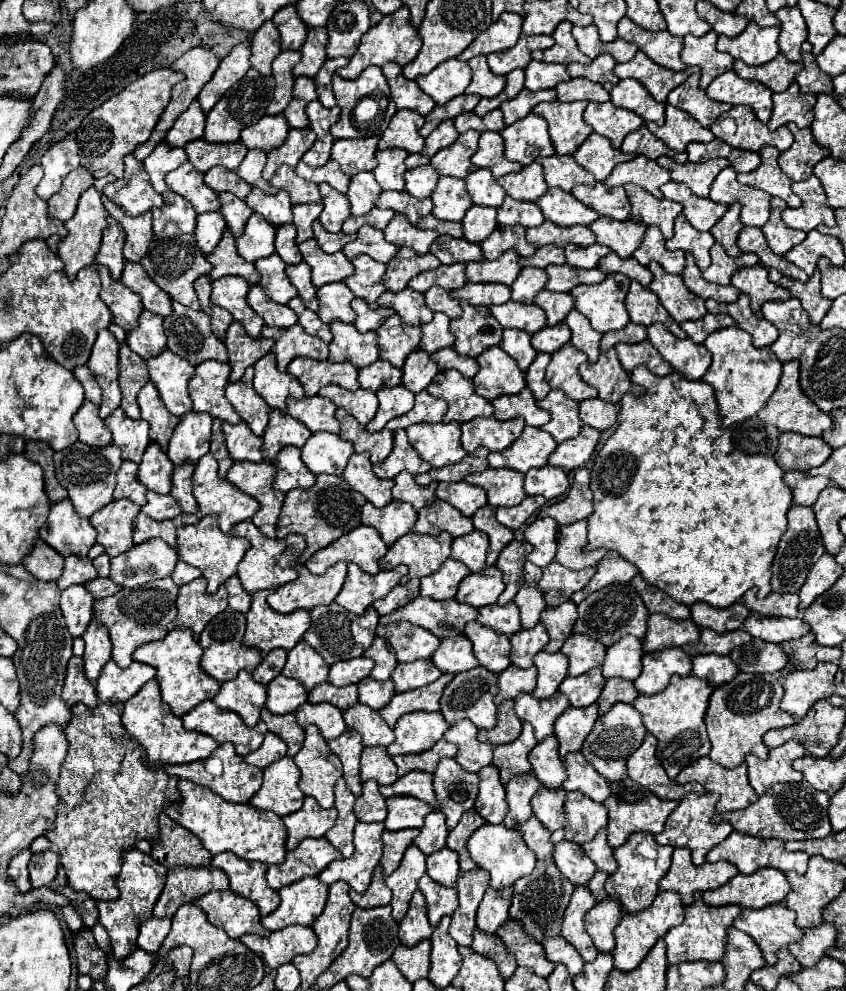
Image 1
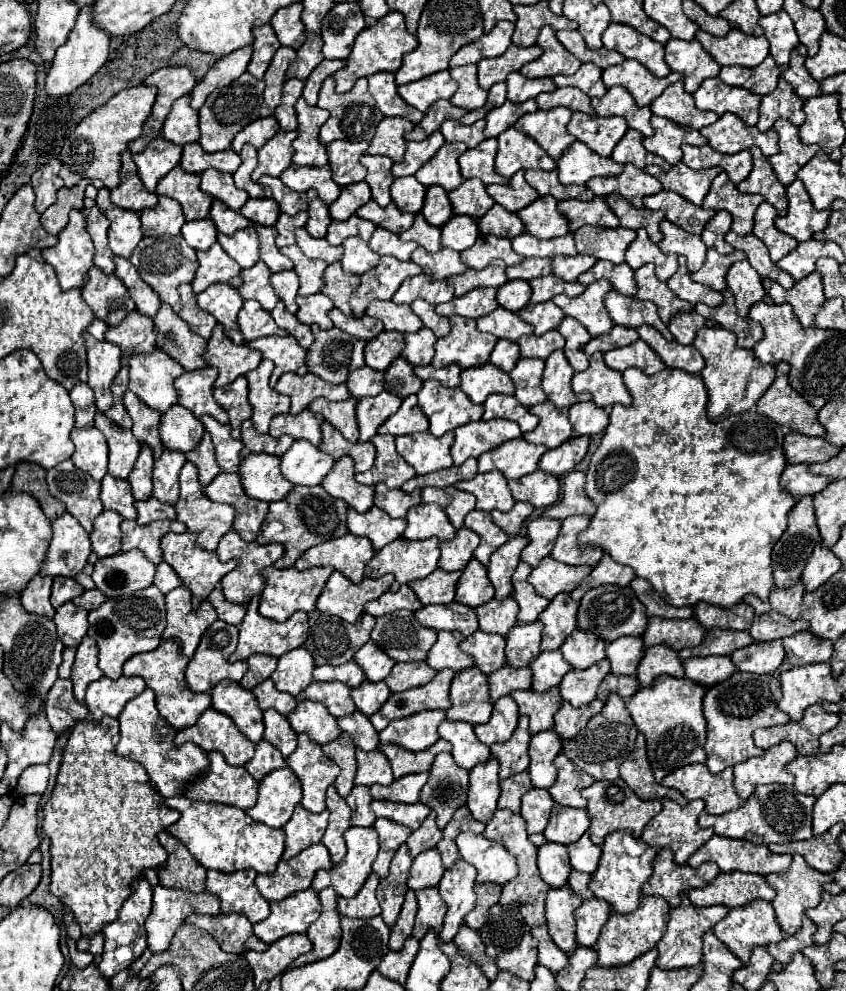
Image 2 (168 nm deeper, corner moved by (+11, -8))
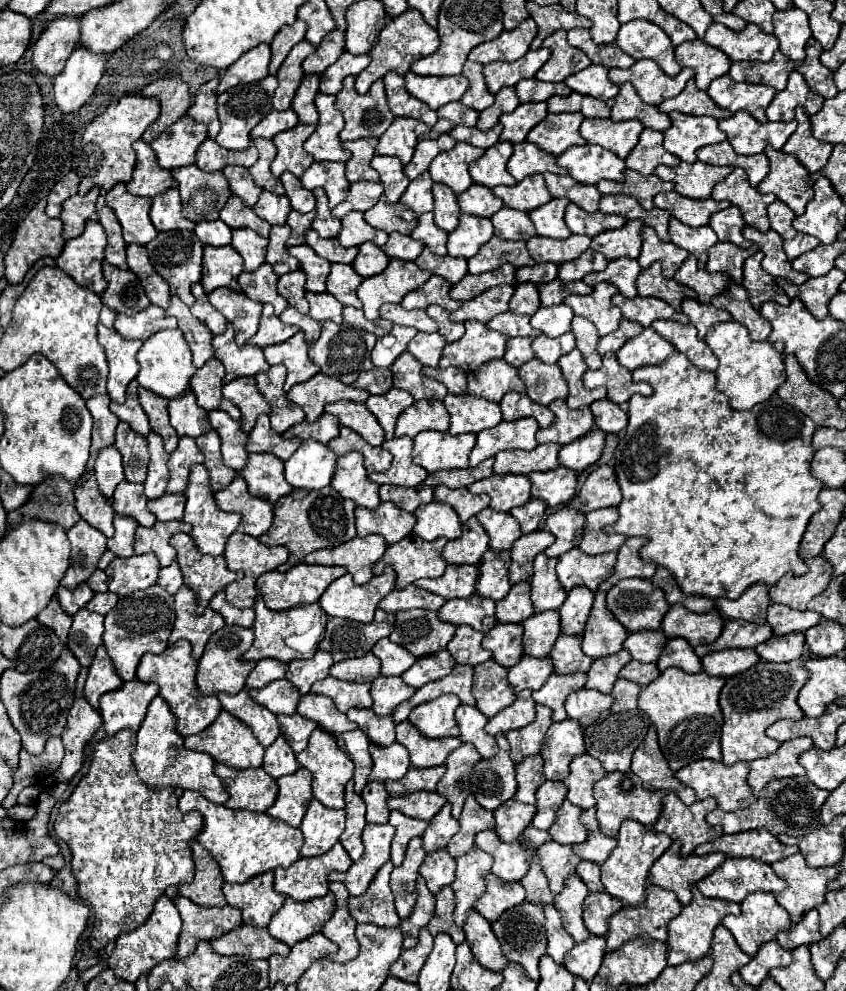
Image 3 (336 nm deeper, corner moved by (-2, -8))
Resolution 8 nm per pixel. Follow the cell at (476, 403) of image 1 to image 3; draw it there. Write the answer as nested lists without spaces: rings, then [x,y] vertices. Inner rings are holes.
[[[448,394],[444,398],[444,406],[450,414],[450,434],[462,434],[462,432],[474,432],[478,434],[484,428],[494,428],[502,422],[500,406],[496,402],[490,402],[486,398],[462,394],[454,396]]]

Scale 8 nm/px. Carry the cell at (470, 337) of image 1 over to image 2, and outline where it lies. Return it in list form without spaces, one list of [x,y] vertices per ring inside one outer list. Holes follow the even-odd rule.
[[[451,316],[451,332],[435,342],[433,366],[459,364],[461,368],[471,368],[485,364],[497,342],[493,334],[479,332],[475,320],[463,316]]]

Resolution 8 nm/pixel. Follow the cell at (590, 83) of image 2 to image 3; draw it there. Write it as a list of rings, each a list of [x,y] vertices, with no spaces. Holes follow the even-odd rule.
[[[588,66],[582,72],[576,72],[564,80],[568,88],[574,92],[598,98],[598,100],[610,100],[618,94],[618,86],[608,80],[608,68],[606,66]]]

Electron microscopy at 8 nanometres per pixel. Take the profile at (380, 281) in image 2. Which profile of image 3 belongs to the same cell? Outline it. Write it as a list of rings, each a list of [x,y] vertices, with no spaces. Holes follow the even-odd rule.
[[[390,260],[388,268],[382,274],[364,278],[358,286],[358,298],[364,304],[362,310],[366,318],[376,320],[382,304],[400,304],[408,292],[420,288],[428,278],[430,274],[426,270],[420,270],[414,262]]]

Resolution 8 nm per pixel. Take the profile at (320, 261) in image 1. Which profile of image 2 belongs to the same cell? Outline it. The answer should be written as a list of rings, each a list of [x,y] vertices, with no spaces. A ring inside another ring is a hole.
[[[297,244],[281,248],[281,252],[287,258],[291,258],[295,264],[295,272],[297,272],[299,282],[301,282],[299,296],[311,296],[311,294],[317,294],[323,290],[323,274],[327,268],[327,264],[323,260],[307,258]]]

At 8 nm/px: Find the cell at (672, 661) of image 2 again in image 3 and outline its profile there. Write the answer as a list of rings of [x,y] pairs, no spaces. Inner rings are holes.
[[[670,638],[664,646],[662,656],[658,660],[658,668],[664,672],[670,666],[682,668],[688,674],[696,674],[702,670],[700,658],[694,654],[694,648],[684,638]]]

